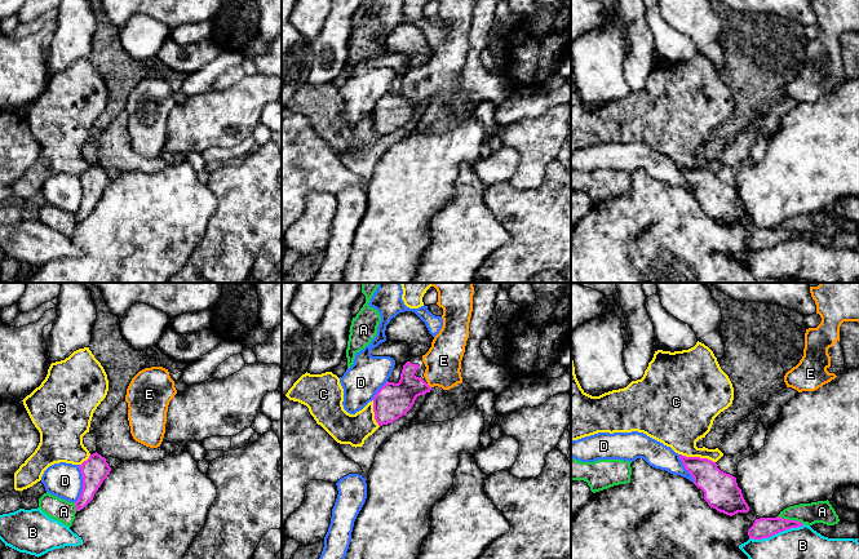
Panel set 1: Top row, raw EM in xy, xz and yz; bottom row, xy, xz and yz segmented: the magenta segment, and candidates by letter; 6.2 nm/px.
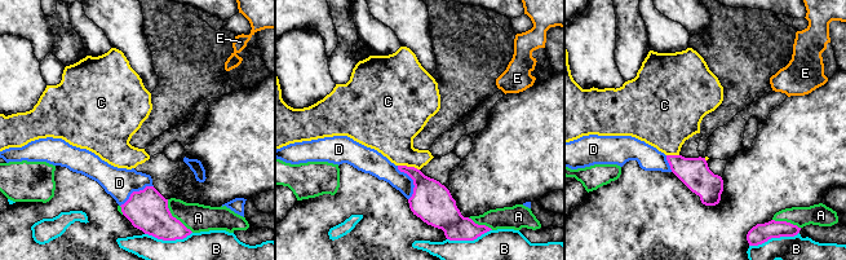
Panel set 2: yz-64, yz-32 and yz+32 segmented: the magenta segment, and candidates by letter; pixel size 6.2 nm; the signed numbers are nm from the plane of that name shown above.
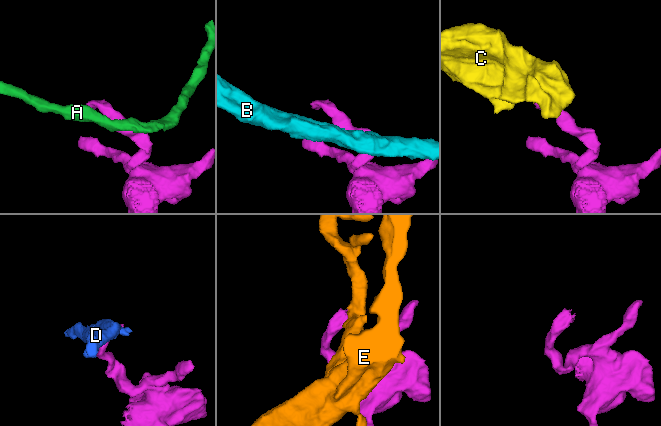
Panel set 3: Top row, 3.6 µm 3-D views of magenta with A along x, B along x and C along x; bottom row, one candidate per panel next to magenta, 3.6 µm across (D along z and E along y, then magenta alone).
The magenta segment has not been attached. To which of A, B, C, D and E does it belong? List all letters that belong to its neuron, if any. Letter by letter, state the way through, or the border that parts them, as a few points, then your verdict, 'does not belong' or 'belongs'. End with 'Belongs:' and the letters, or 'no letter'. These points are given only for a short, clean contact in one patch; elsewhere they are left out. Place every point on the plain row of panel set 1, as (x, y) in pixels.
A: does not belong
B: does not belong
C: border yz (680, 164), (707, 168), (714, 173); does not belong
D: does not belong
E: way xz (393, 111), (410, 98), (429, 97), (442, 80), (443, 71); belongs
Belongs: E

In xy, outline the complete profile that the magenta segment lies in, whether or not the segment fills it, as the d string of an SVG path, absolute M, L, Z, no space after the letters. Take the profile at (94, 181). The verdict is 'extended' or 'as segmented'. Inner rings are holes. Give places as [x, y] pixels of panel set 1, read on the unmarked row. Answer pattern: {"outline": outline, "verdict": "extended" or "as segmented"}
{"outline": "M97 163L90 165L79 178L83 187L83 201L75 213L76 222L84 219L93 210L94 204L111 182L106 169Z", "verdict": "as segmented"}

